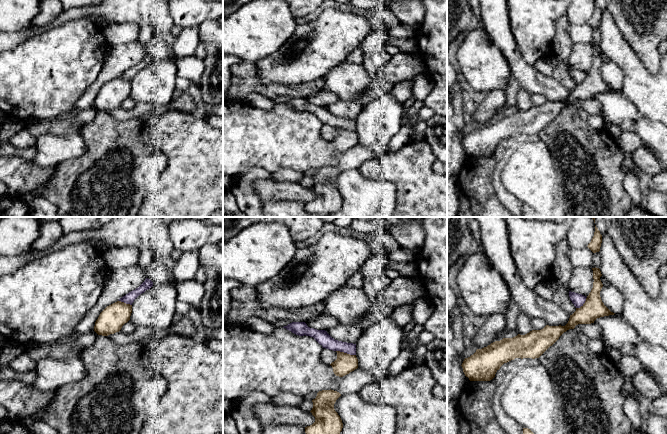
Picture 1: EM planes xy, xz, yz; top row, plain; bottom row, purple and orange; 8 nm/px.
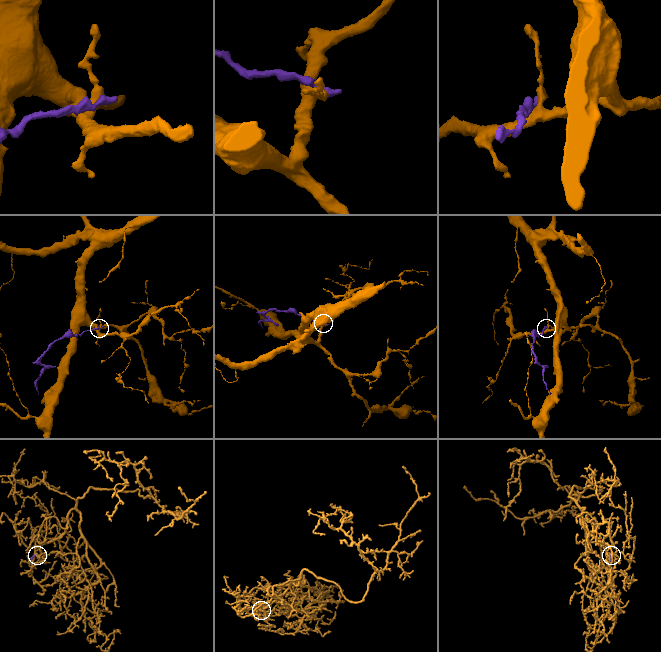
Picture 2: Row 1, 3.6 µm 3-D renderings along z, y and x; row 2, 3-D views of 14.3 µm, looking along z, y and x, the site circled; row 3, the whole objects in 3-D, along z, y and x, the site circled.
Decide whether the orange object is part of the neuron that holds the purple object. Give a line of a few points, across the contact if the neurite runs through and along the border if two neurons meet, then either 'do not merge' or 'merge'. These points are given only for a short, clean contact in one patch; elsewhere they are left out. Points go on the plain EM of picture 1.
do not merge

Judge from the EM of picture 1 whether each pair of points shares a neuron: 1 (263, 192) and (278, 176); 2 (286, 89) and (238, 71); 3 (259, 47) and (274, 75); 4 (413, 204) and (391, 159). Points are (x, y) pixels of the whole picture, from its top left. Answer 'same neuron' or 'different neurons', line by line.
1: different neurons
2: same neuron
3: different neurons
4: same neuron

